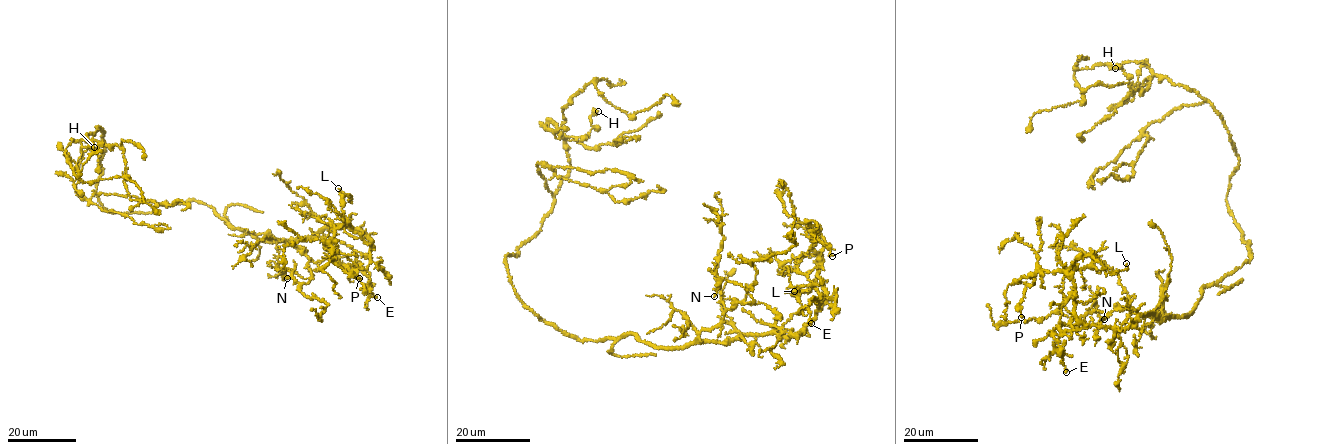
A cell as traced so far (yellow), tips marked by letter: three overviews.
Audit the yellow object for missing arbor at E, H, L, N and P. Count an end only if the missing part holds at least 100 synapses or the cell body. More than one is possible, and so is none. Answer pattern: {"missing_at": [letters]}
{"missing_at": []}

